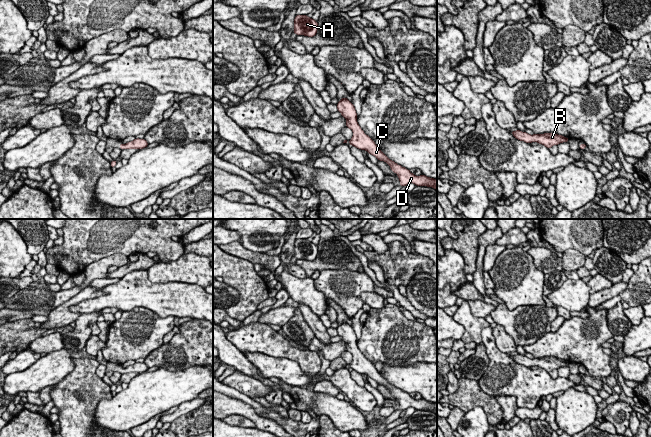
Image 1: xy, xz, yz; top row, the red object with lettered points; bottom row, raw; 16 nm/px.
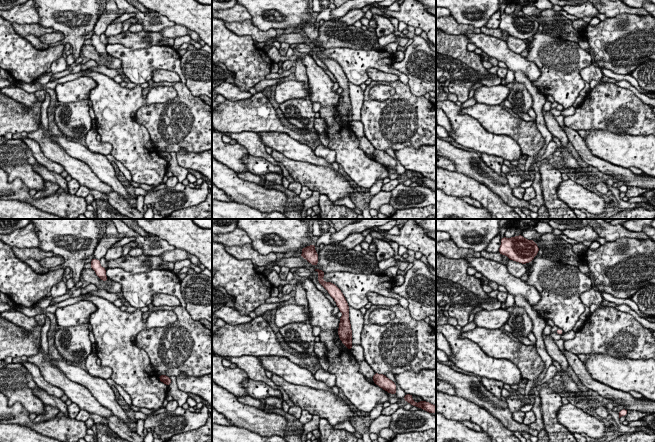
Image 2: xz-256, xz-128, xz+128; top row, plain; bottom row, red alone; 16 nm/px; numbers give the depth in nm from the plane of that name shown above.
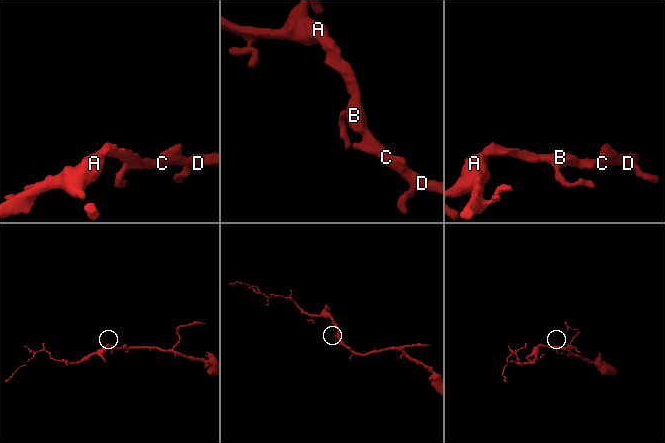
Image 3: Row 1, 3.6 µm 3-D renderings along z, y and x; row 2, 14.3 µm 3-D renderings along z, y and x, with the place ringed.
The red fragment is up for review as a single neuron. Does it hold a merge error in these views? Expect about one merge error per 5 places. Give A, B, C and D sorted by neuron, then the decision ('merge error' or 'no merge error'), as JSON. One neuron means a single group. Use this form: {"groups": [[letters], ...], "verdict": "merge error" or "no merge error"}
{"groups": [["A", "B", "C", "D"]], "verdict": "no merge error"}

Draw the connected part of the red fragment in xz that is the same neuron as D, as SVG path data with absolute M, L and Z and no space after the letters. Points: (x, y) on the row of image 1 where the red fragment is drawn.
M343 97L337 103L338 112L342 114L341 117L346 119L347 128L351 129L353 136L348 142L351 146L355 146L358 149L366 150L369 154L375 156L378 160L386 162L391 171L398 175L400 186L406 186L409 183L413 183L416 186L427 186L437 190L437 179L427 177L425 175L416 176L410 172L409 169L398 165L394 161L390 160L375 144L368 135L364 133L357 122L357 113L354 105L346 98Z

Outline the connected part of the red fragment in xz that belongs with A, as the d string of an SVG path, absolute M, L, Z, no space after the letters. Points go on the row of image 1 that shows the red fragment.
M296 15L293 33L313 37L317 34L318 23L307 15Z

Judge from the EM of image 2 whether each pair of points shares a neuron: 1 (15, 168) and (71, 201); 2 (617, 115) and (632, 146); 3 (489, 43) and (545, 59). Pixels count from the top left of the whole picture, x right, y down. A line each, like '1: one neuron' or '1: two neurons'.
1: two neurons
2: two neurons
3: two neurons

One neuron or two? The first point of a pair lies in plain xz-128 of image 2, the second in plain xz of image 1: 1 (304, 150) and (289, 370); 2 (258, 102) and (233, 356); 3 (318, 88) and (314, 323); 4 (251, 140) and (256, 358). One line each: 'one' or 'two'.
1: one
2: two
3: two
4: two

